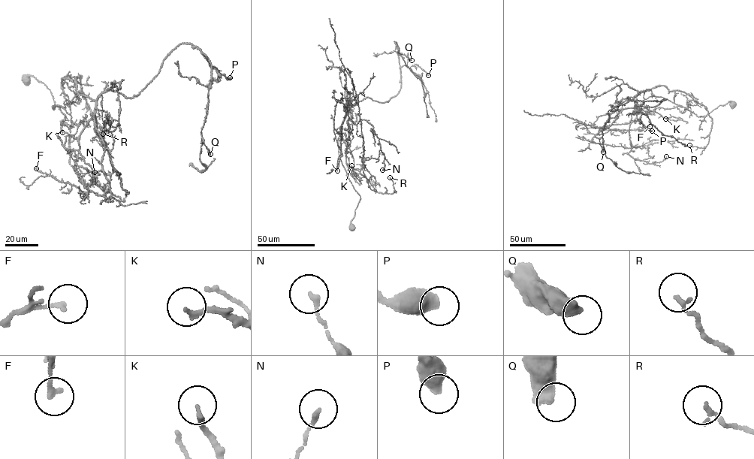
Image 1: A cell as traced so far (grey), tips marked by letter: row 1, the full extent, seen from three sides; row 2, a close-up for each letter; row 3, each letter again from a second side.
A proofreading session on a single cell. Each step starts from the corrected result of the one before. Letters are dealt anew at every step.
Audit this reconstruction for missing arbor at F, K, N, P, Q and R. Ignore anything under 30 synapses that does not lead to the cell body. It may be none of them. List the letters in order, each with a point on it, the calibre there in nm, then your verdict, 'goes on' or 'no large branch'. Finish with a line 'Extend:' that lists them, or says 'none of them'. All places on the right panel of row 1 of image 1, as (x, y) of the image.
F: (649, 126) | 180 nm | no large branch
K: (665, 119) | 180 nm | no large branch
N: (666, 156) | 170 nm | no large branch
P: (652, 131) | 550 nm | no large branch
Q: (603, 152) | 550 nm | no large branch
R: (689, 145) | 150 nm | no large branch
Extend: none of them

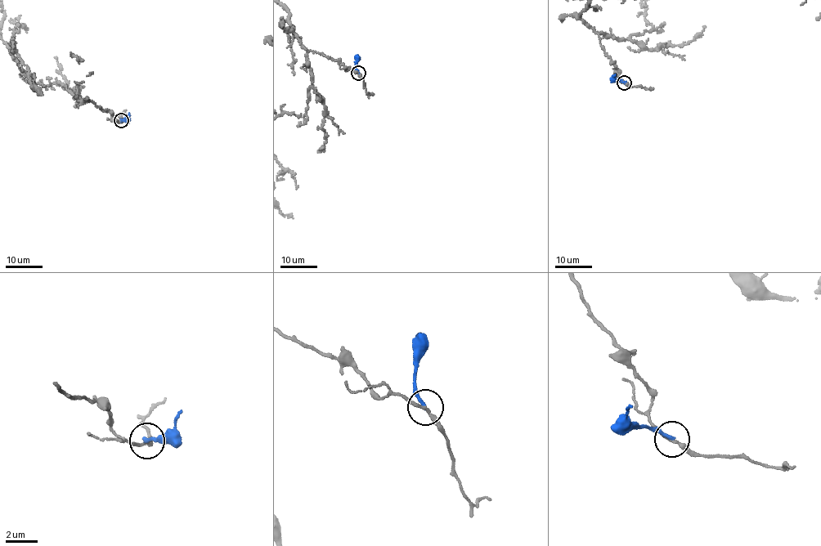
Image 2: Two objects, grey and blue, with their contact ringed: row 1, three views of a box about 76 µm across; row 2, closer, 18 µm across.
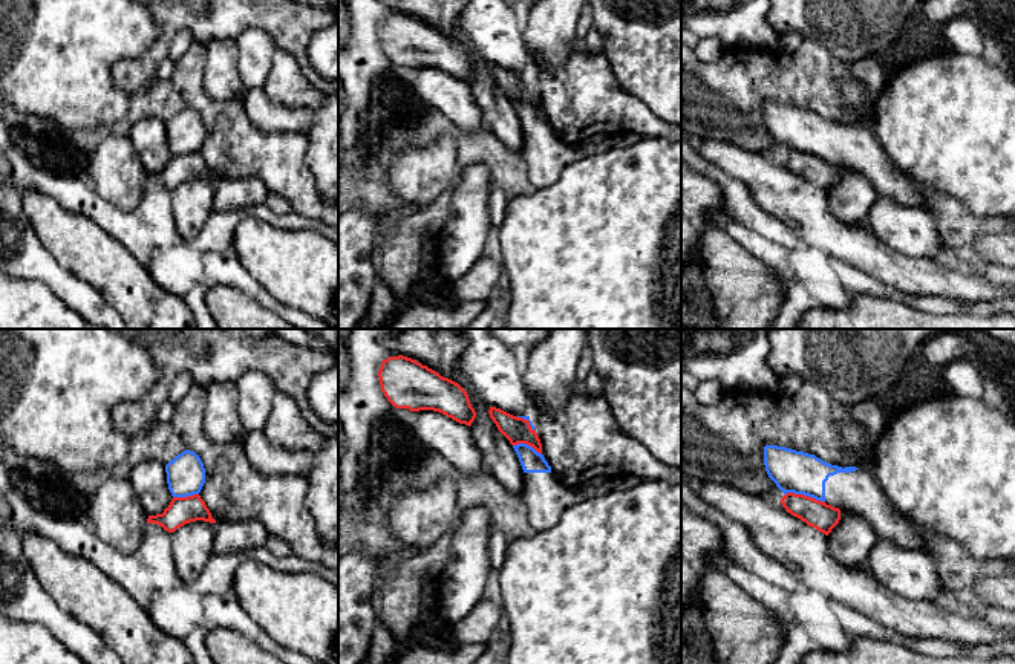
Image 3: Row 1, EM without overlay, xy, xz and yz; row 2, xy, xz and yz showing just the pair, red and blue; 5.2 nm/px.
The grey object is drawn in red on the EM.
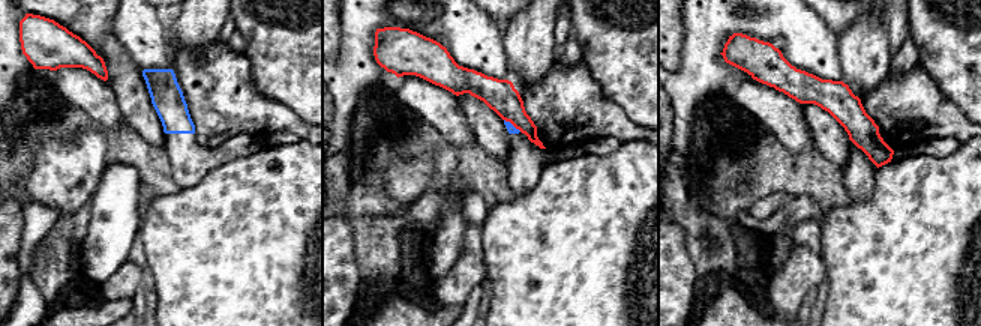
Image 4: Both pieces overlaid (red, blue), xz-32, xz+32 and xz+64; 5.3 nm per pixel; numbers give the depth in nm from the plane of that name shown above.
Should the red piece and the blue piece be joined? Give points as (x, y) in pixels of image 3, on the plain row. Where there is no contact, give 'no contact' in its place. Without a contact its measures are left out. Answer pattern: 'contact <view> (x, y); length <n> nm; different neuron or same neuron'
contact yz (806, 153); length 220 nm; different neuron

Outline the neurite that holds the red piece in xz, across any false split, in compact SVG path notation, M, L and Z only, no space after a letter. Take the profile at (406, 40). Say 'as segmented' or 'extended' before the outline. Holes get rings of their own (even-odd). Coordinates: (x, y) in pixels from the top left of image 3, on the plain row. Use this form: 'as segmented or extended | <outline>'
as segmented | M389 14L381 18L378 35L381 49L397 66L439 69L468 84L476 75L467 49L458 40L412 15Z

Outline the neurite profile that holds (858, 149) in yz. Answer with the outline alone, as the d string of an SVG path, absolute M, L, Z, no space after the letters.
M778 103L764 104L769 135L784 150L795 150L854 170L867 177L877 194L903 207L929 208L929 199L883 151L871 124L837 124L814 112Z

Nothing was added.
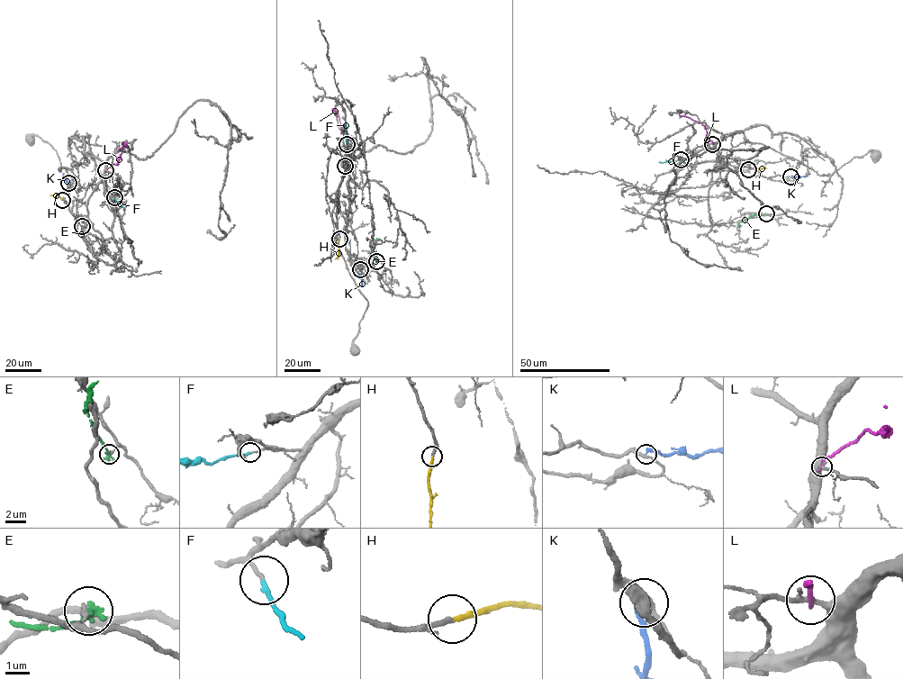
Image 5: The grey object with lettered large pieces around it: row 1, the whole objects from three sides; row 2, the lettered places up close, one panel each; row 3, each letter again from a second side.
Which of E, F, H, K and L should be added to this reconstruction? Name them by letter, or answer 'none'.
F, H

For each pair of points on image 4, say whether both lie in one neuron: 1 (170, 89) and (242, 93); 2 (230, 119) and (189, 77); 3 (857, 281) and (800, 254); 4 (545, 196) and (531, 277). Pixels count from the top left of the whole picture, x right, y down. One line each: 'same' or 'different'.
1: different
2: same
3: different
4: same

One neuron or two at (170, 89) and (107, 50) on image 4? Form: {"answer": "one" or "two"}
{"answer": "two"}

